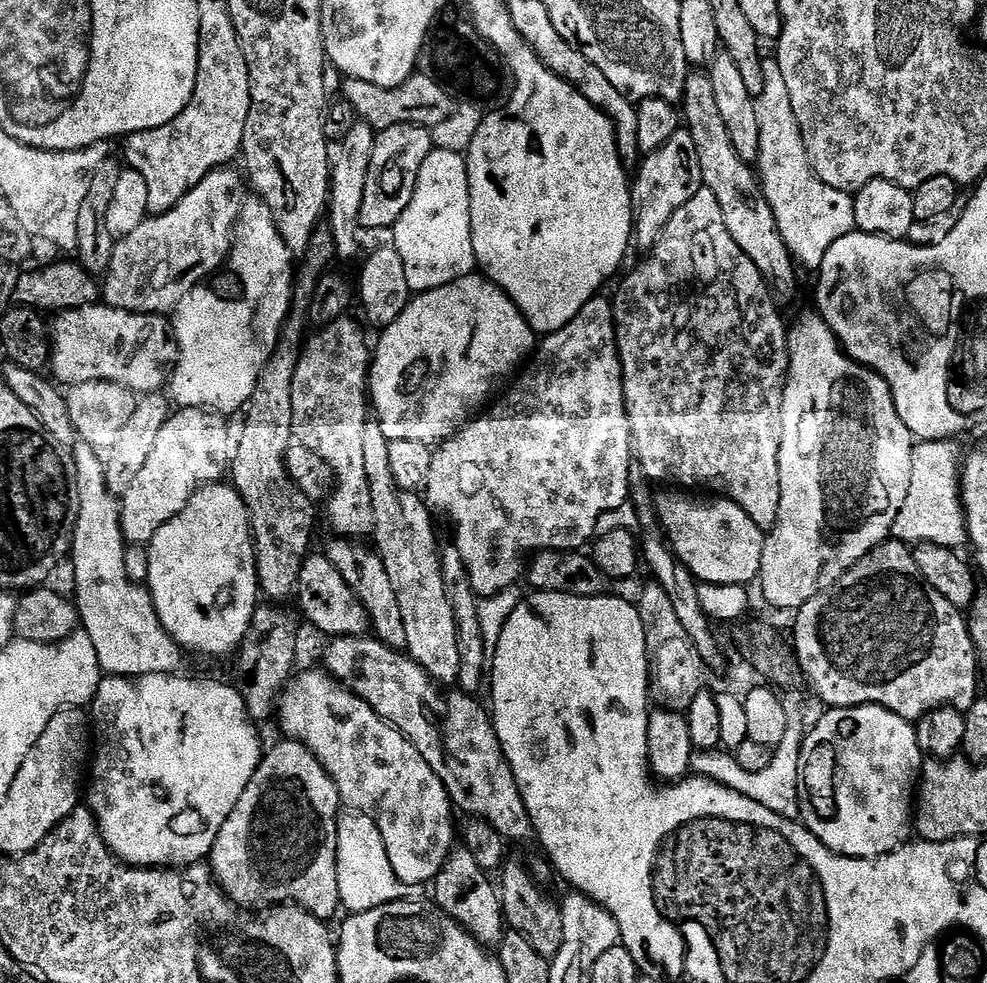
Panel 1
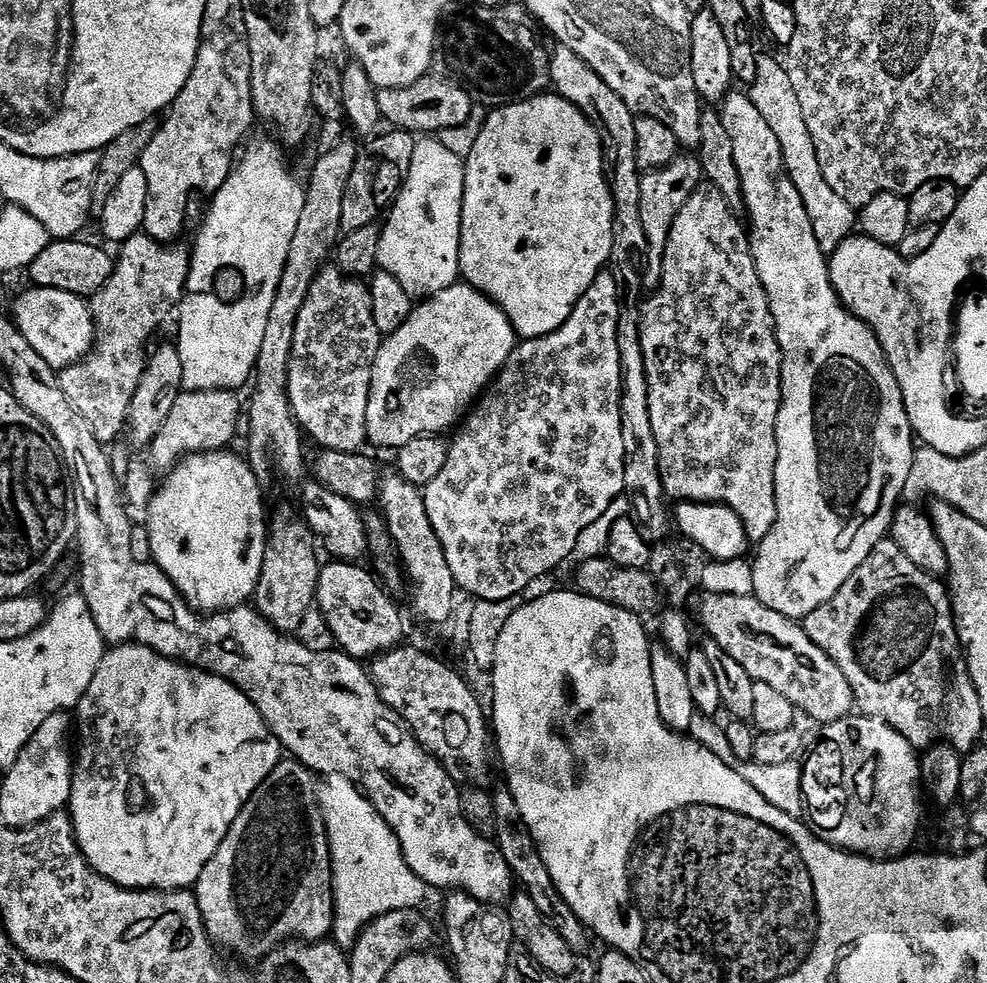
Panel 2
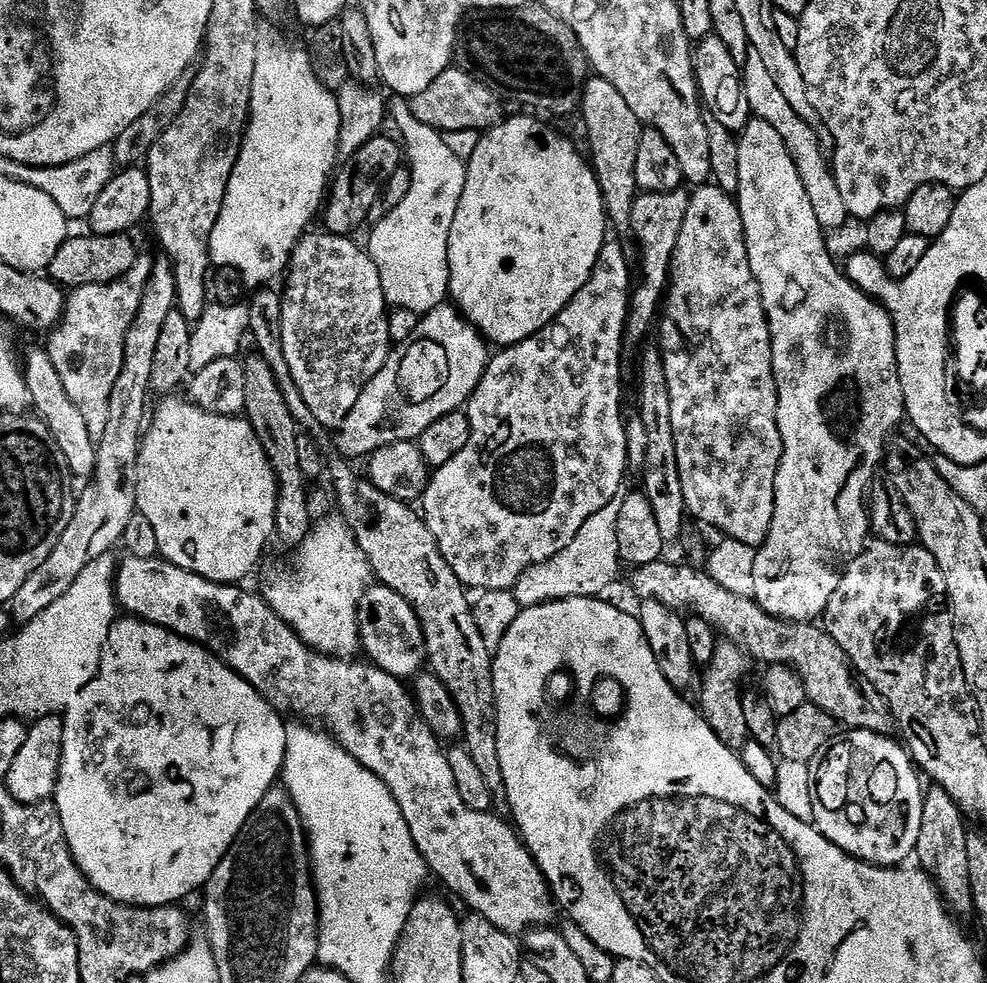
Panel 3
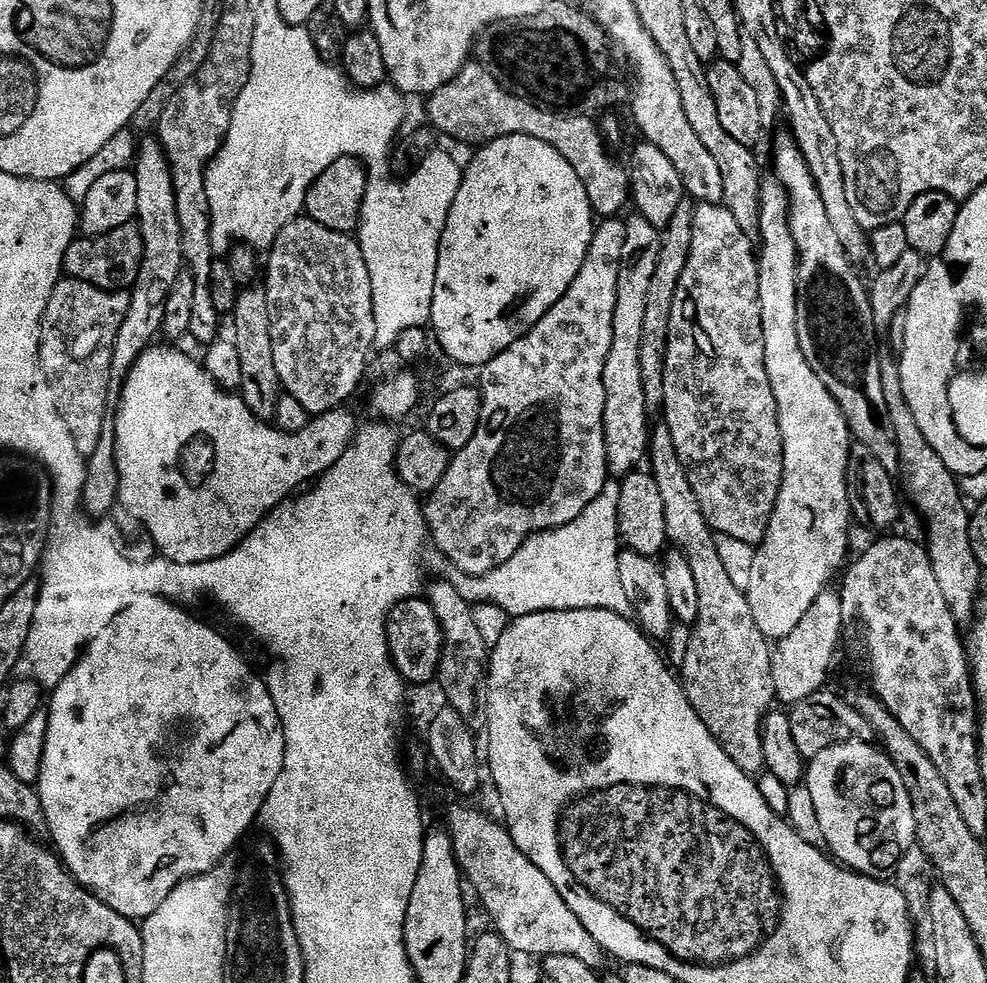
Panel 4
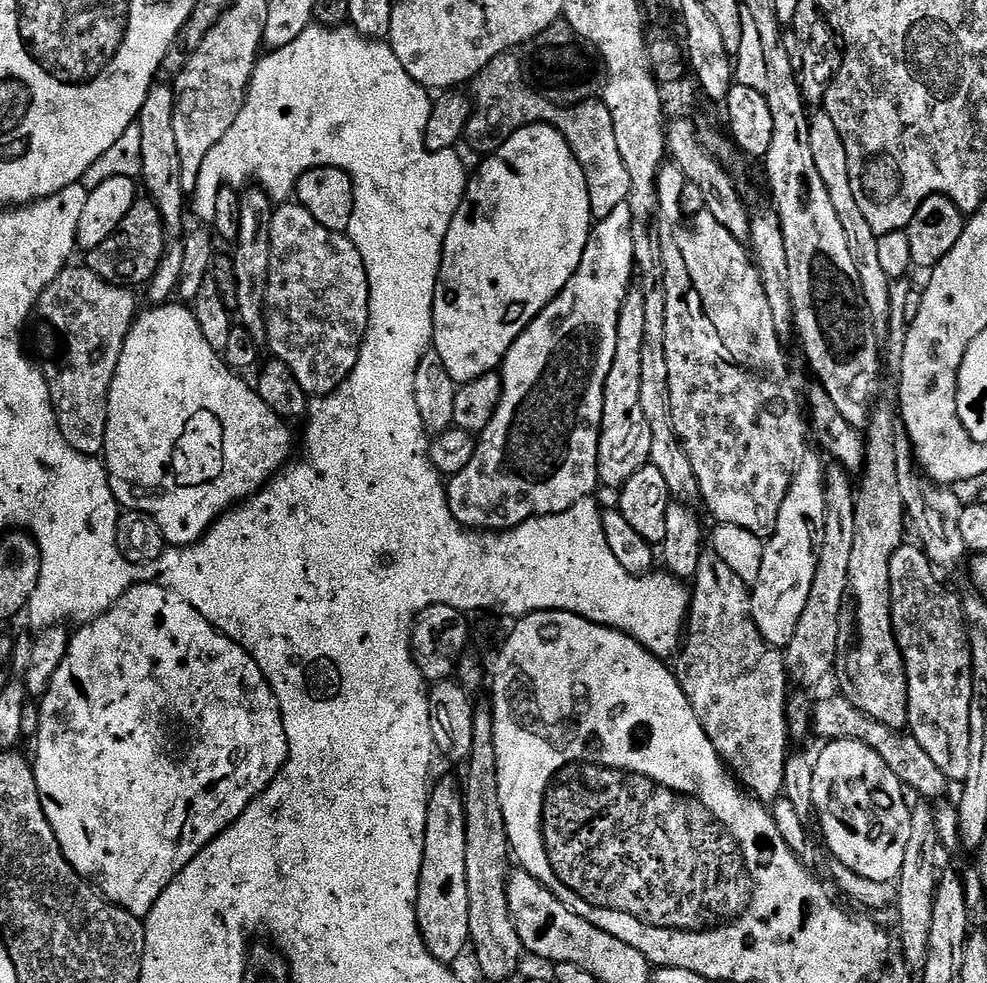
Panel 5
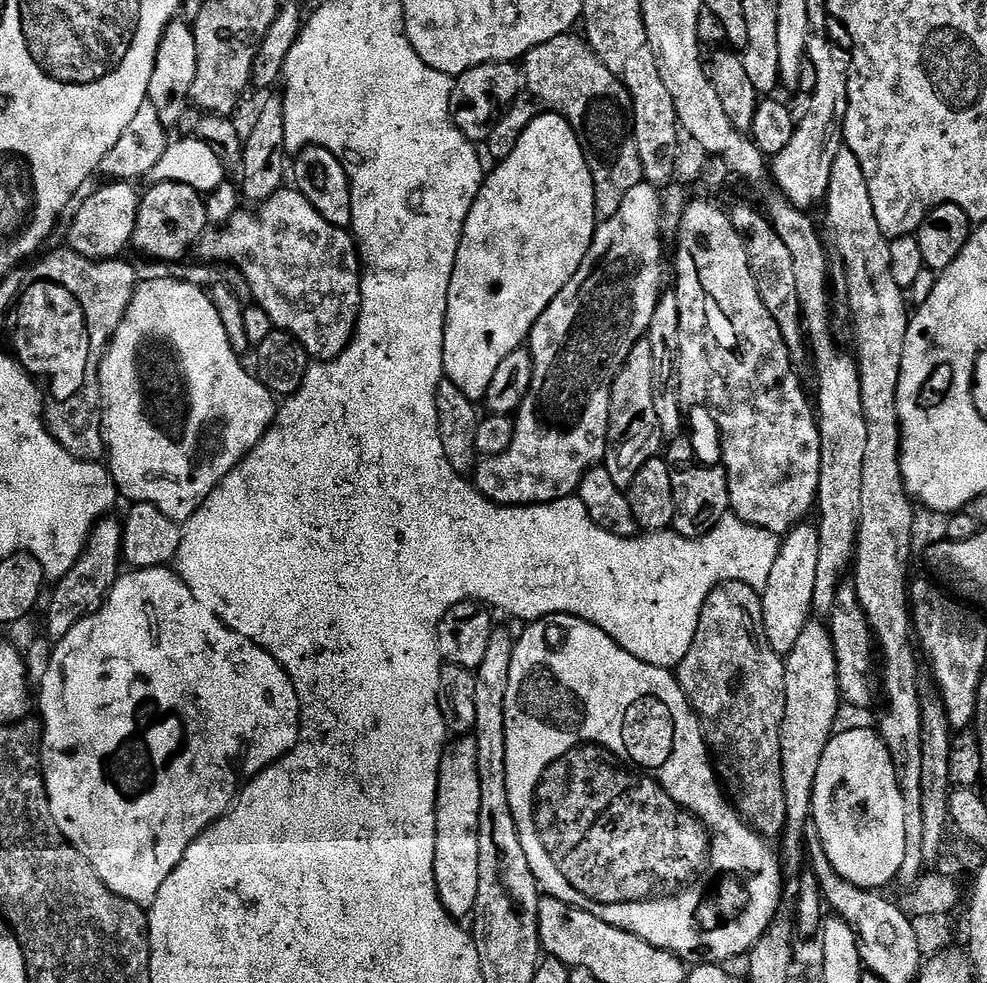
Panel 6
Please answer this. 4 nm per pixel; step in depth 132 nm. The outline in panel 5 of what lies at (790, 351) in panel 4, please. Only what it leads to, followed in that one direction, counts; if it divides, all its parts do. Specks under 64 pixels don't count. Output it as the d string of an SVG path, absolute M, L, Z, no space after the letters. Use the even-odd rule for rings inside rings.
M805 455L796 468L796 476L792 480L786 502L782 504L776 529L770 533L764 545L762 574L755 581L756 588L754 584L751 589L754 622L764 641L772 645L773 648L781 650L787 649L788 644L794 638L794 630L798 630L798 620L802 618L802 610L806 610L806 602L810 598L810 586L814 586L816 557L818 555L818 540L817 537L812 537L812 528L823 529L826 518L826 498L824 497L826 464L812 455Z

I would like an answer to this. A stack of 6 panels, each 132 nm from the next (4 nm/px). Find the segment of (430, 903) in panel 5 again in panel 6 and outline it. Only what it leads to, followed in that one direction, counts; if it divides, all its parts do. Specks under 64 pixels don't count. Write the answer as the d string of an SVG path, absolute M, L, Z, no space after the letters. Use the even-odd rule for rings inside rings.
M464 734L453 739L444 749L436 795L436 893L442 906L453 918L471 917L476 910L480 829L478 810L482 810L481 786L478 782L478 746L475 735Z

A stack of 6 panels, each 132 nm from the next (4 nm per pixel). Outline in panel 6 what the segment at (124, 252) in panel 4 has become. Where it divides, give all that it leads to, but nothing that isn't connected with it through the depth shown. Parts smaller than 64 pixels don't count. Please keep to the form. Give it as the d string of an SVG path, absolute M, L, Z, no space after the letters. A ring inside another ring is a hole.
M176 181L153 184L148 190L148 193L140 196L140 210L136 213L131 247L156 260L180 260L191 248L193 251L209 225L205 197L194 187Z

